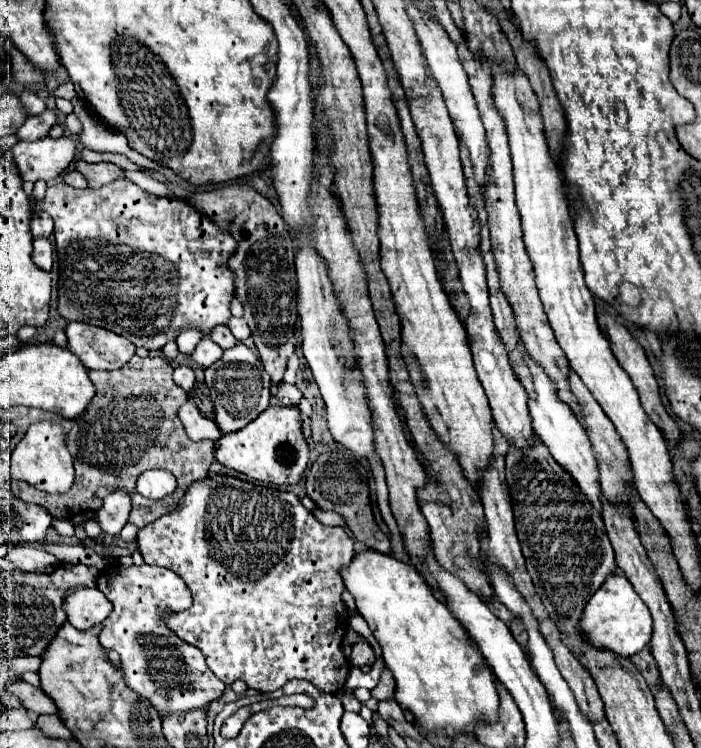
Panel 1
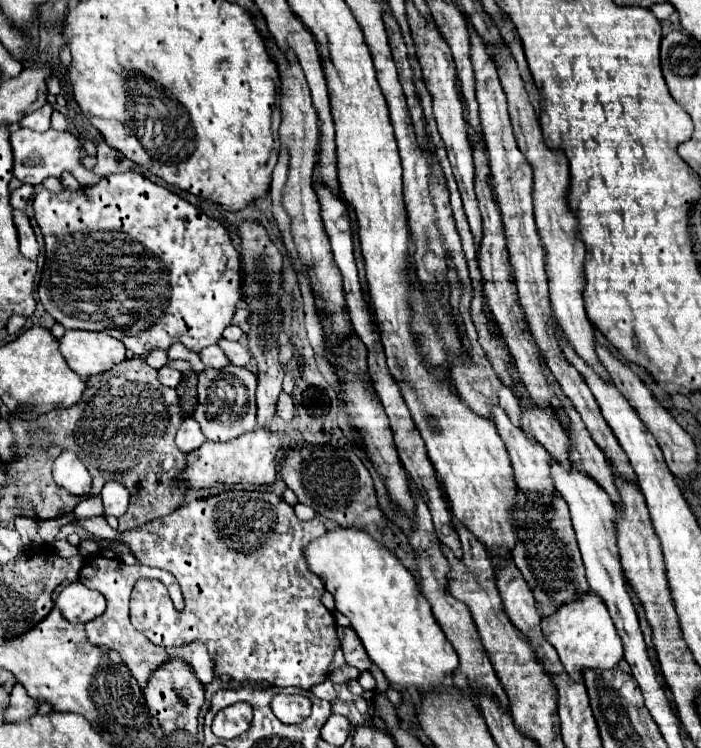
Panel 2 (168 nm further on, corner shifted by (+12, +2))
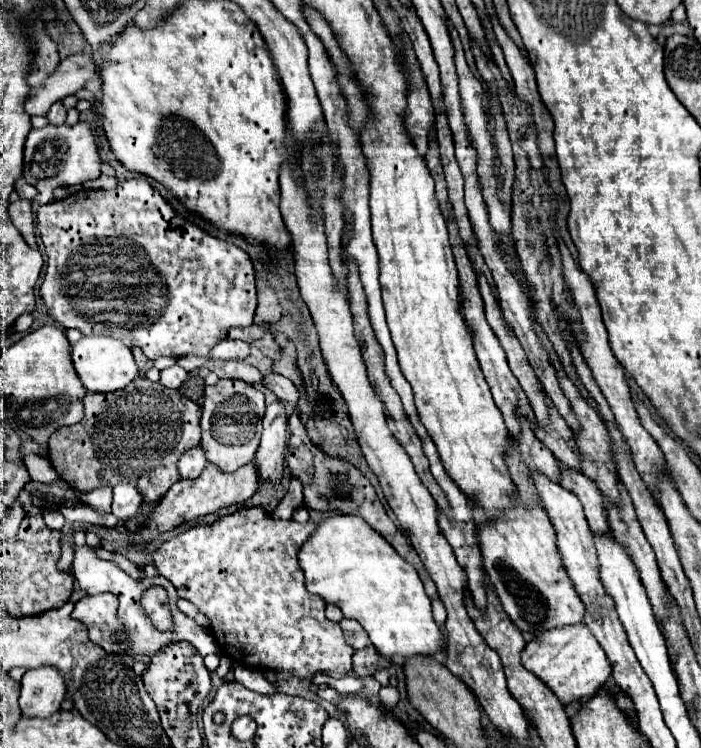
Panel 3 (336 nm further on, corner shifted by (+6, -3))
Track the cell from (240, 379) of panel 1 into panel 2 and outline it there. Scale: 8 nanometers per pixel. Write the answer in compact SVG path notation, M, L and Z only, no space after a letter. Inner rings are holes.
M226 365L198 373L198 407L194 419L210 441L230 441L248 429L256 429L256 375L246 367Z

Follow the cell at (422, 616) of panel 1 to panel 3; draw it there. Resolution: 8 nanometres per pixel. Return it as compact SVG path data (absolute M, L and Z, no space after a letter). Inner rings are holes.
M336 514L322 520L314 534L298 552L300 568L306 576L310 594L320 596L326 604L342 610L344 618L358 620L368 632L376 650L394 660L400 656L440 656L442 634L432 618L430 598L424 592L422 580L372 526L358 516Z

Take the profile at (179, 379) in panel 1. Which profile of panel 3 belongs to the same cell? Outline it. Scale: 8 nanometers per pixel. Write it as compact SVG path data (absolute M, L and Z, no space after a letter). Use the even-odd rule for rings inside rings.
M174 364L160 372L160 384L164 384L166 388L172 388L172 390L178 390L180 384L186 380L186 376L188 376L186 370L180 368L178 364Z

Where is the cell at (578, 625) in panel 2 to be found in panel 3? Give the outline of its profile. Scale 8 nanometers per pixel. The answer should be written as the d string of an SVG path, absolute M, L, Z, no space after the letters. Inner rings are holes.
M584 624L554 628L544 632L538 640L530 640L526 650L522 650L520 662L528 672L538 676L564 706L590 698L612 674L612 666L604 650Z

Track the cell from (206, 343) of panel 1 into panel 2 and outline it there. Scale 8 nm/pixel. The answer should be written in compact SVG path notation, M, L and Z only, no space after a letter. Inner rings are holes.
M218 345L204 347L204 349L200 349L198 355L200 355L200 359L202 359L202 363L206 367L214 367L214 369L220 369L220 367L224 367L224 365L230 363Z

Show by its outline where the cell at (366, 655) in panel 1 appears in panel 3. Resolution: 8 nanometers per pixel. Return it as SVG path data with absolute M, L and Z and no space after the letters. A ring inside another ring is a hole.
M368 646L364 650L356 650L352 656L352 664L354 664L354 672L360 678L372 676L376 670L380 668L388 668L390 660L382 660L382 656L378 654L378 650L374 646Z

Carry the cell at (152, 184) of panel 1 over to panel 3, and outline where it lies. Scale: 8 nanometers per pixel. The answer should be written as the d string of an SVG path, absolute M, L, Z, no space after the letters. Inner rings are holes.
M78 122L74 126L68 124L48 124L38 130L30 130L24 148L24 178L36 186L38 196L34 202L50 204L52 190L58 186L76 186L88 180L96 180L100 172L100 154L96 146L96 136L92 134L92 126L86 122Z

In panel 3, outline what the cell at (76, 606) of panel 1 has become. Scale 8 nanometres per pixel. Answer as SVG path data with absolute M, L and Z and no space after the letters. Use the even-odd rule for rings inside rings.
M98 594L98 596L84 596L76 602L72 618L86 624L88 638L112 654L122 654L128 644L126 632L120 626L116 616L118 612L118 598L114 594Z

